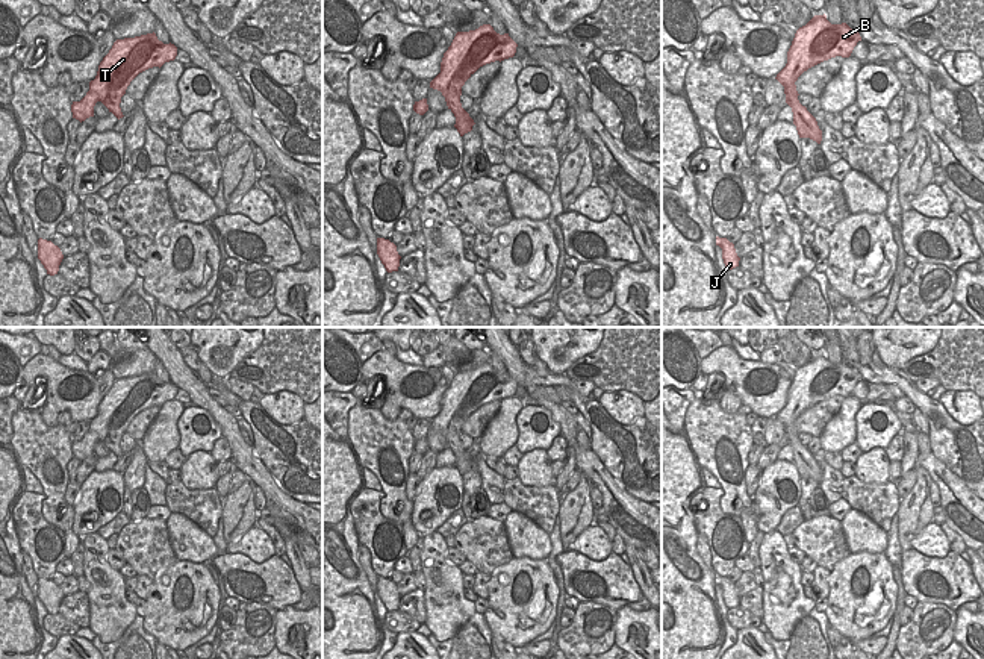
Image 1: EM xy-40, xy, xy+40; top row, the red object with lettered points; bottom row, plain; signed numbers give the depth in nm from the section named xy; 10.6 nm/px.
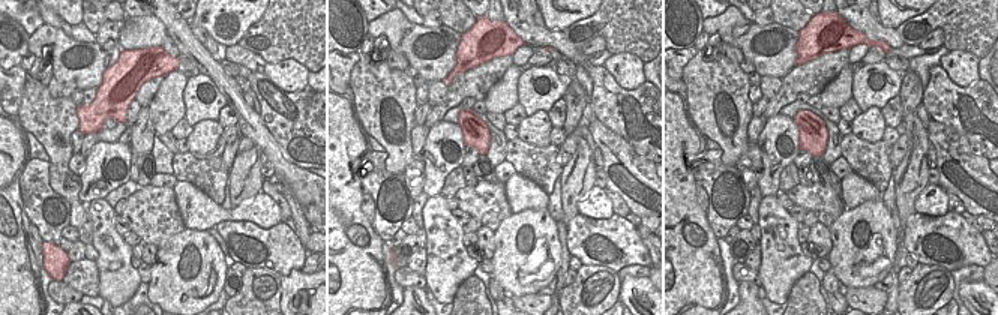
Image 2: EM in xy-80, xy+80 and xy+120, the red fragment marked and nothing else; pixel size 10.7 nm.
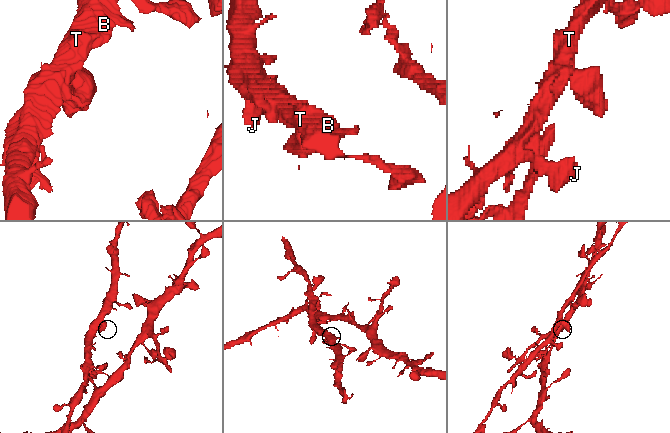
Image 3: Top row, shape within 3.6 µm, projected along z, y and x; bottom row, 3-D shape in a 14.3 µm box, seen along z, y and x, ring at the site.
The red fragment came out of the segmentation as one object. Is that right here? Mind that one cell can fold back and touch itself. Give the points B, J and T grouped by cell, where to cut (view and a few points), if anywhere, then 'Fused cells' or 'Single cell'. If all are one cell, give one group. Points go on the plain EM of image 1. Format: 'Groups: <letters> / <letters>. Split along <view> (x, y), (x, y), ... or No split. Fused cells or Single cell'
Groups: B J T. No split. Single cell

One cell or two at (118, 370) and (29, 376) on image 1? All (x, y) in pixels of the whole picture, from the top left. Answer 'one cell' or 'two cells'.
two cells

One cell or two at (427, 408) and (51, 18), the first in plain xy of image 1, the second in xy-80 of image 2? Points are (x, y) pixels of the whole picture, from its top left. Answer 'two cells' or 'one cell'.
two cells

